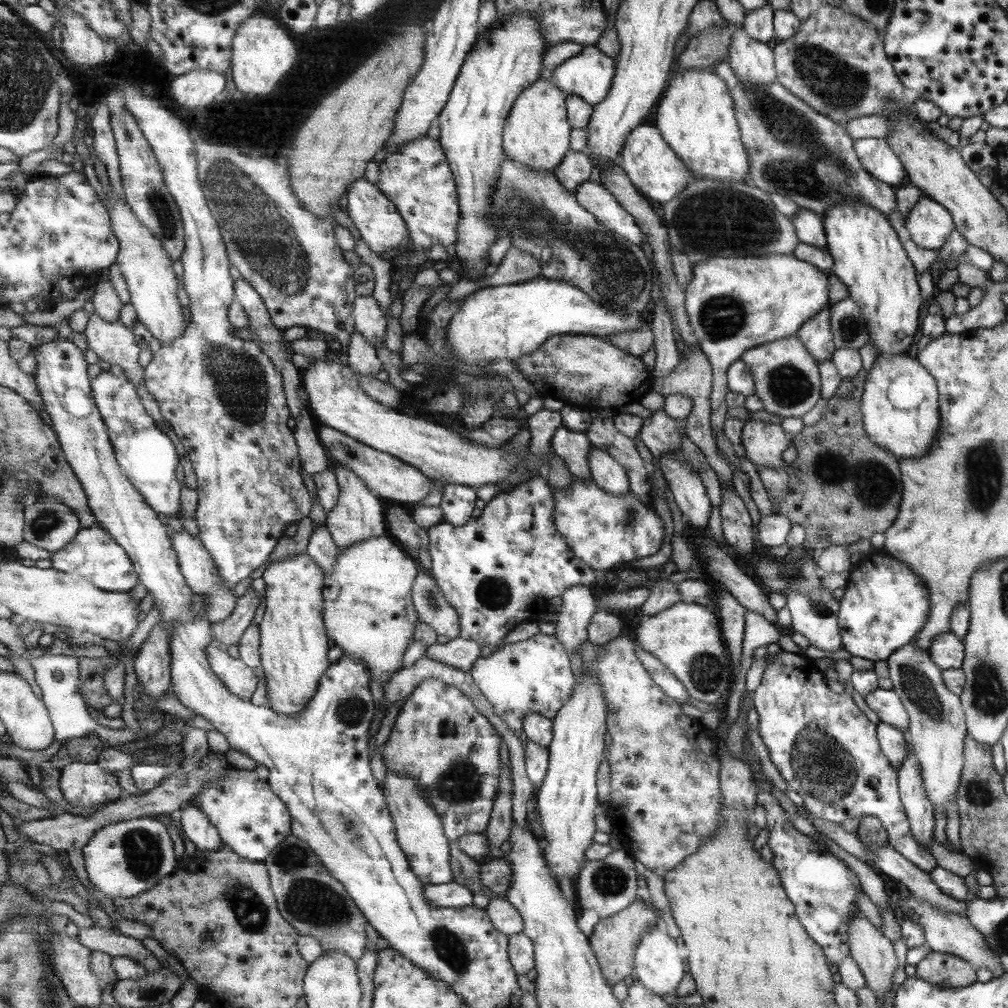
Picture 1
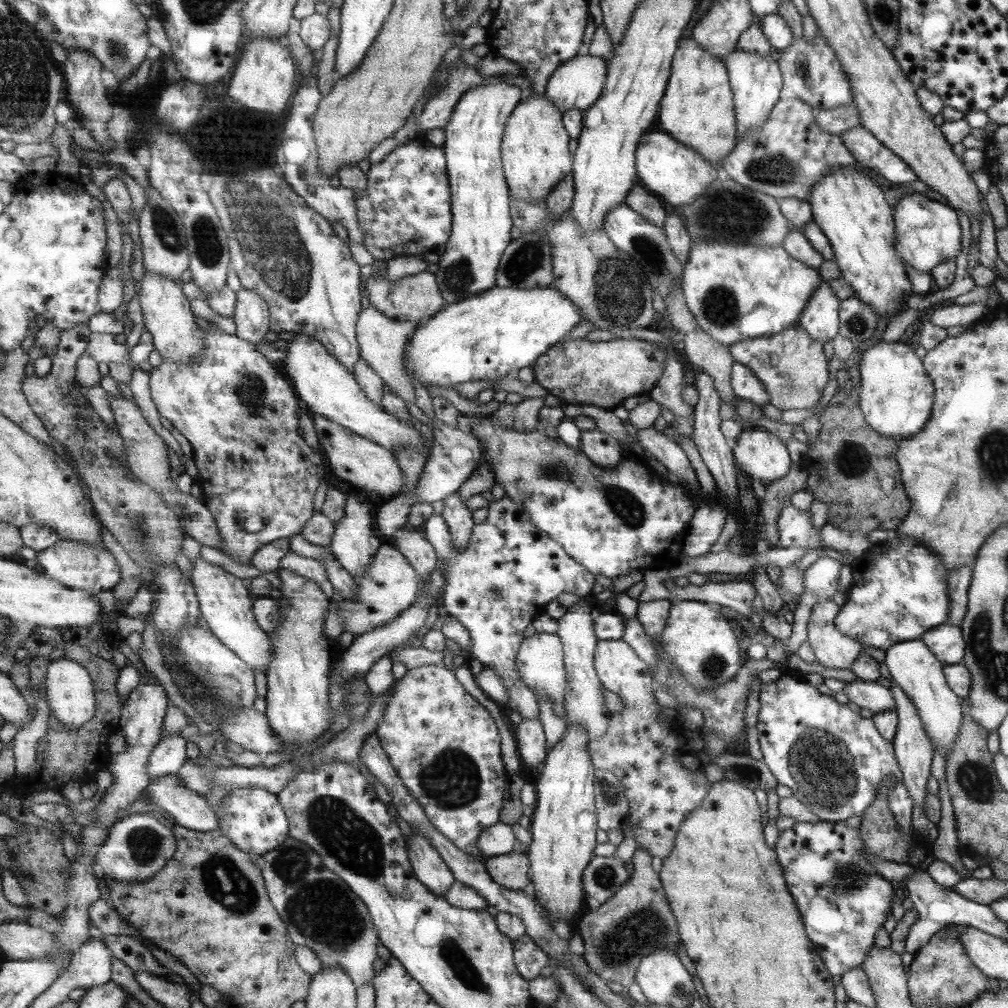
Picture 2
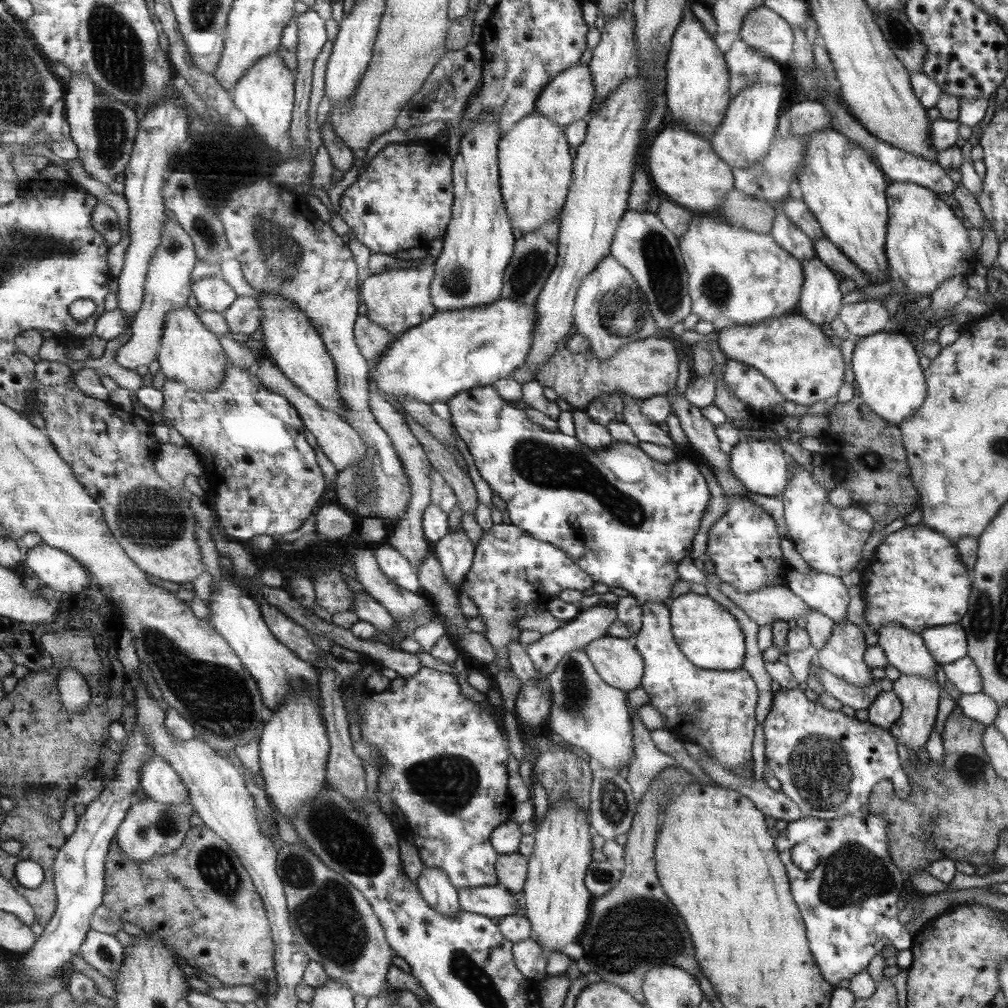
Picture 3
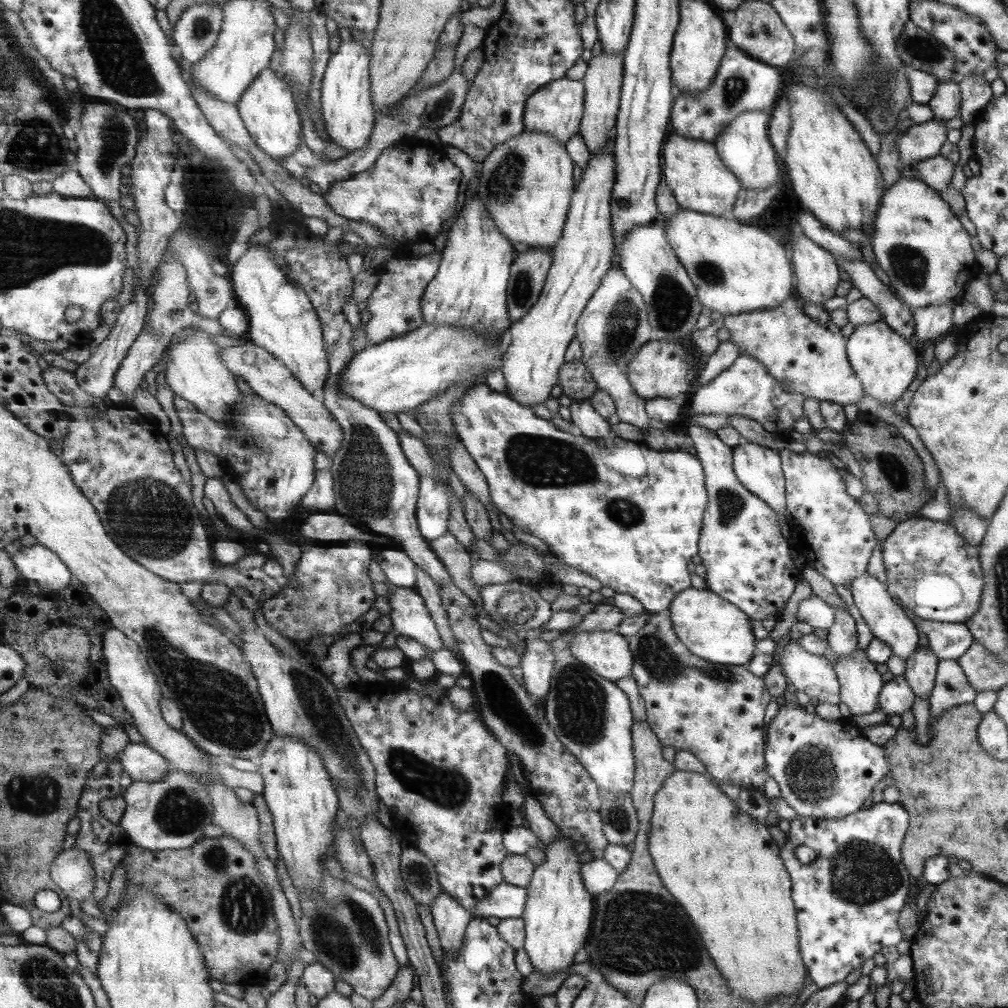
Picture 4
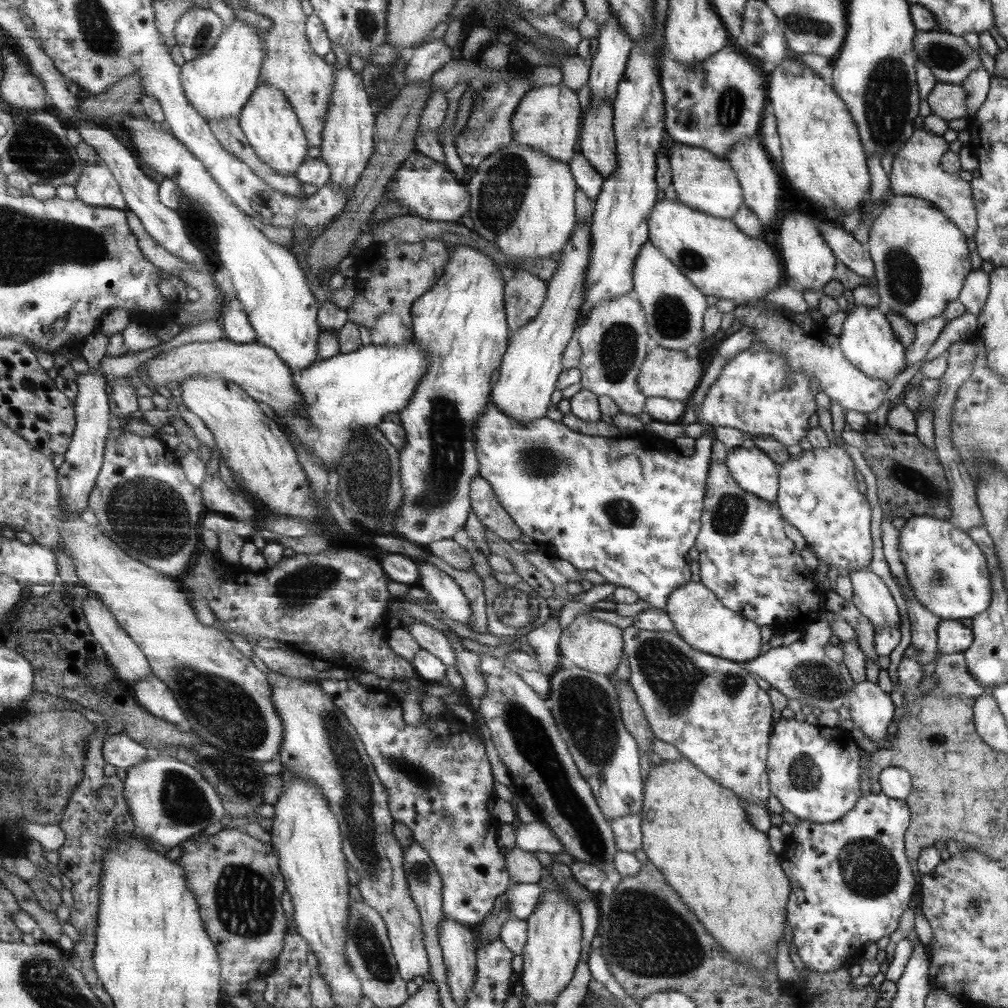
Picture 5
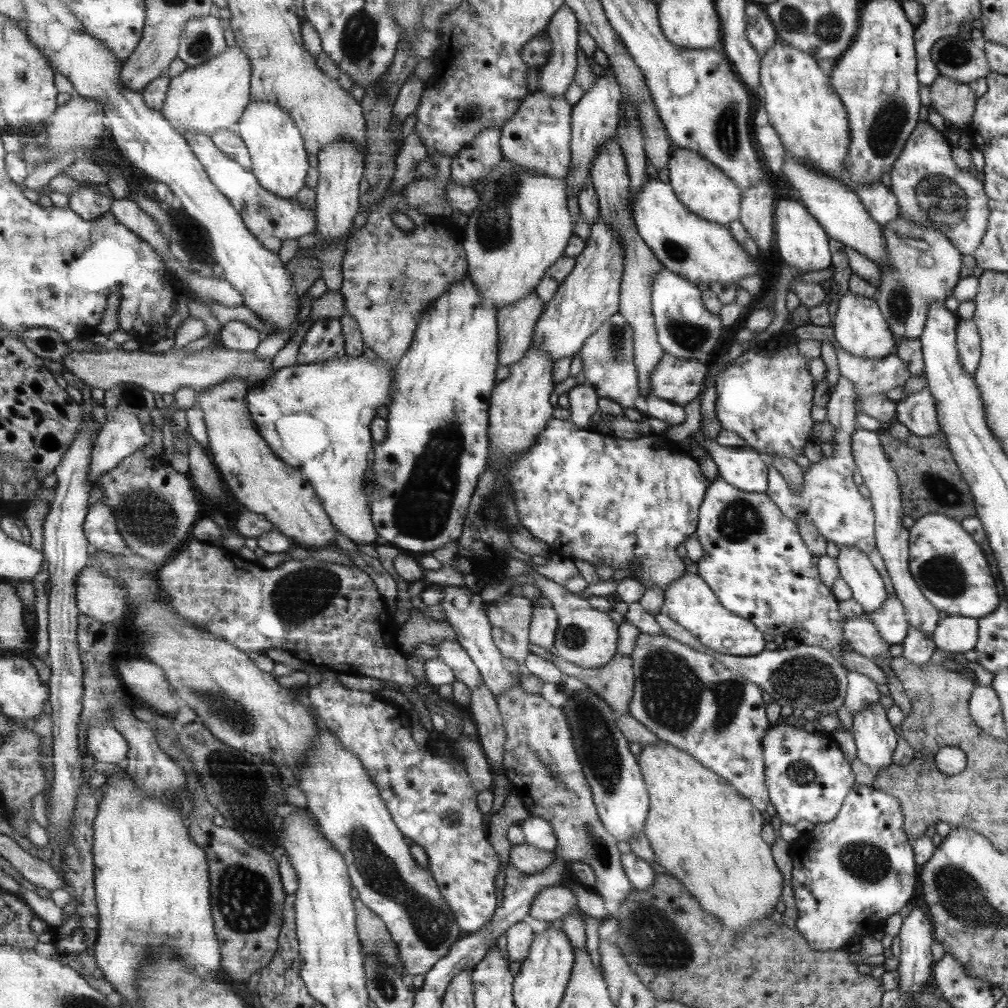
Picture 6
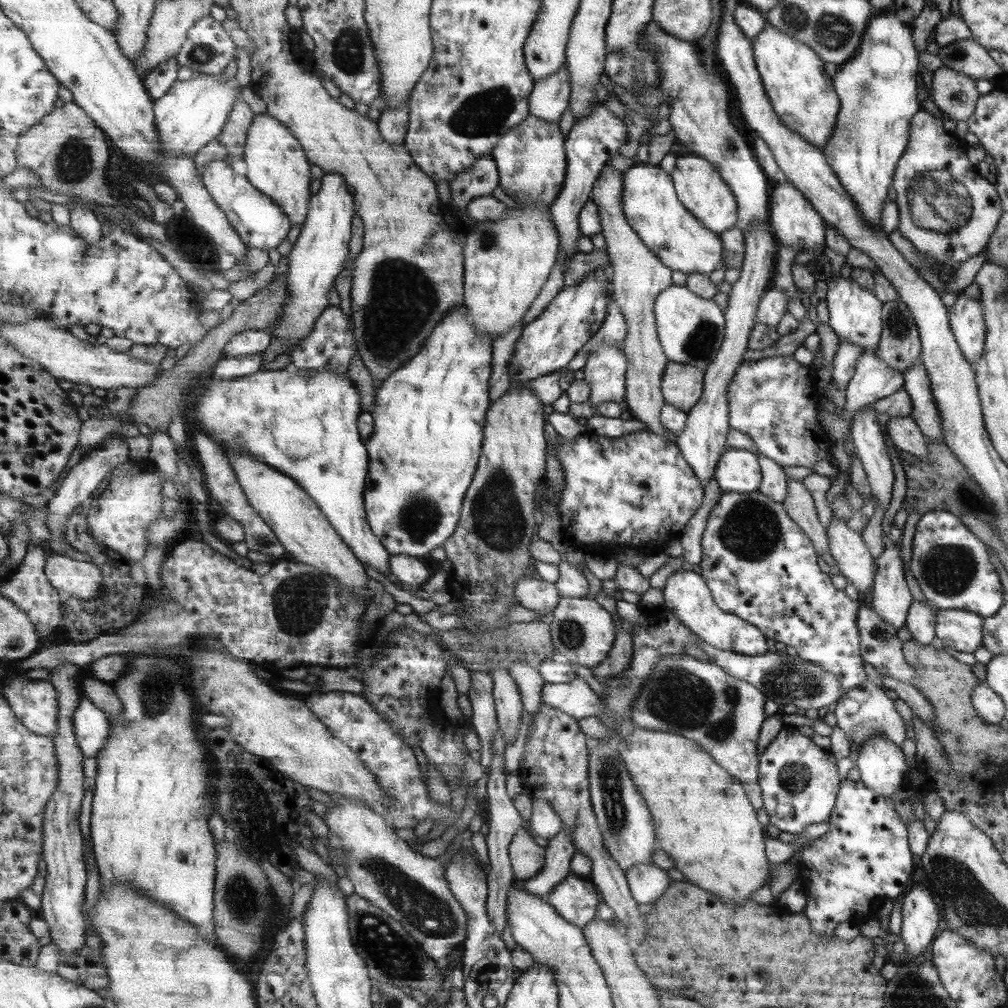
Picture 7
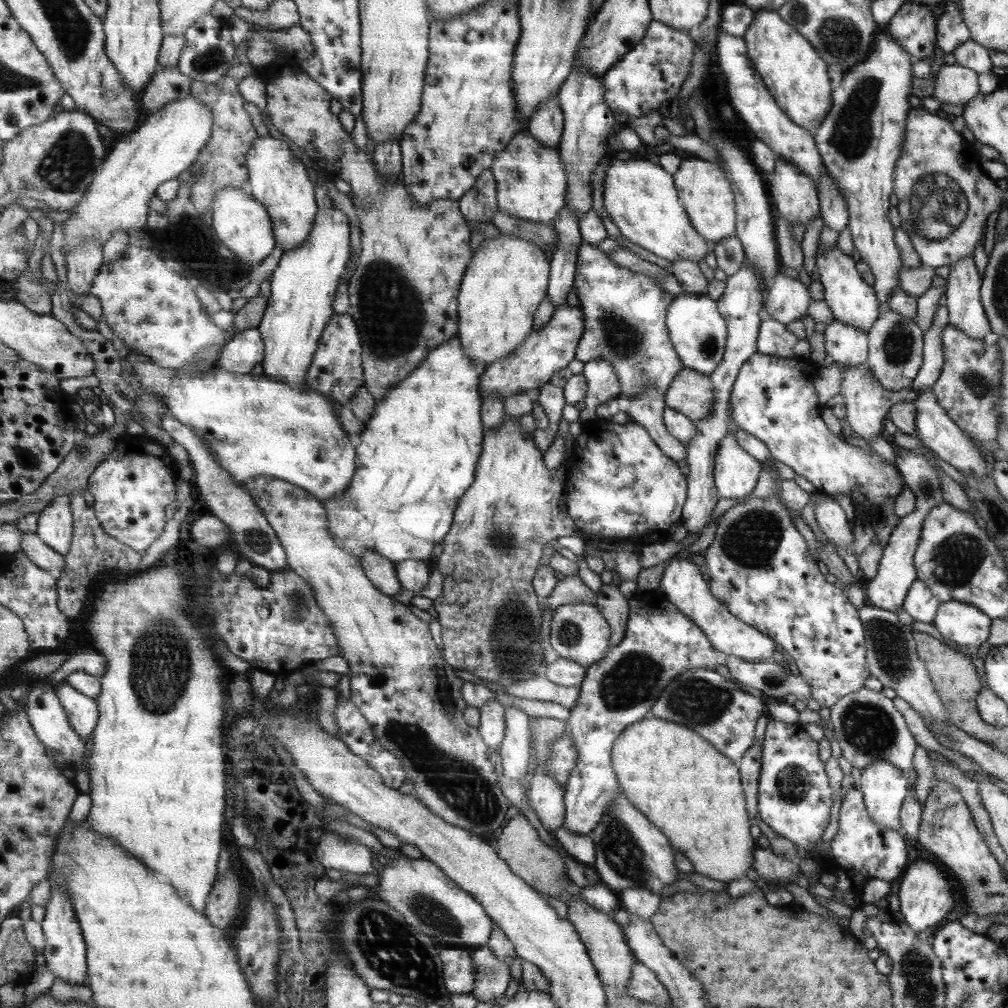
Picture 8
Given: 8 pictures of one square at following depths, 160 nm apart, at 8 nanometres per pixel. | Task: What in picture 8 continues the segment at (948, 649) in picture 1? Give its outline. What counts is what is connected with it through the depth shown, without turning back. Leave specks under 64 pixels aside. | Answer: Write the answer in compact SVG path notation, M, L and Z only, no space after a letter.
M949 600L938 605L932 625L943 638L973 650L986 641L990 622L991 618L975 605Z

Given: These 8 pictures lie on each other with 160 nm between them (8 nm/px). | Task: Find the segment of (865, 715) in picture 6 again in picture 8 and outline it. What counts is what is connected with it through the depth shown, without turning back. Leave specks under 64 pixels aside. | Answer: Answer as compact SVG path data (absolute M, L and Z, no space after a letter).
M882 760L861 770L857 785L857 789L863 793L863 801L872 821L880 828L895 831L900 828L899 808L902 807L901 802L904 802L905 788L907 788L907 778L903 772L899 772L892 764Z

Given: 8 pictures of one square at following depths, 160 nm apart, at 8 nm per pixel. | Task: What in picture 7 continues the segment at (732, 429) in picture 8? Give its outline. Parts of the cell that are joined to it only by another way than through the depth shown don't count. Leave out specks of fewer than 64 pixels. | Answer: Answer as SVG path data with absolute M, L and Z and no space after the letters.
M729 448L720 457L713 476L721 493L756 492L761 482L759 455Z

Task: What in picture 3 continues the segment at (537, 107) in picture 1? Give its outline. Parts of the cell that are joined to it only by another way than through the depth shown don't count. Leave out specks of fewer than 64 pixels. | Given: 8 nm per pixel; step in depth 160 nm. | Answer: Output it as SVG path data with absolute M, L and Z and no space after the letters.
M533 112L529 117L525 117L513 125L512 130L501 136L497 147L497 157L499 158L500 195L503 197L504 209L507 212L508 220L511 221L511 227L526 234L526 232L533 232L536 228L542 228L550 220L558 218L568 196L568 188L572 180L571 166L574 161L569 156L564 131L552 121Z

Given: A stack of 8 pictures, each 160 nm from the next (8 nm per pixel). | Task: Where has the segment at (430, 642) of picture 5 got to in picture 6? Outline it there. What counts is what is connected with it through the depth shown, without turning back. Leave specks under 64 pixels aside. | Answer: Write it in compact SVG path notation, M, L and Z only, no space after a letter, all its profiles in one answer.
M445 640L436 644L435 648L439 659L453 671L455 680L462 682L470 691L482 683L476 666L459 643Z

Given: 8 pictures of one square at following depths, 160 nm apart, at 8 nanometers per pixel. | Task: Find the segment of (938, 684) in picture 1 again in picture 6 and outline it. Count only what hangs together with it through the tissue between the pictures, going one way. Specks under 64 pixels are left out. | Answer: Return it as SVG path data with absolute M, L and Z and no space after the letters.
M839 547L834 559L838 576L849 587L853 600L862 606L863 614L870 614L887 600L881 577L865 553L855 547Z

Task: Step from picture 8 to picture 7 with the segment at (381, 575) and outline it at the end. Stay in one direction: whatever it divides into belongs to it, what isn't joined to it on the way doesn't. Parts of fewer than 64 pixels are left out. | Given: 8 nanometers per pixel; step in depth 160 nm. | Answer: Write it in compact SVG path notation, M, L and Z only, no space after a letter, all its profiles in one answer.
M288 367L211 382L200 394L193 416L224 450L241 449L293 478L317 501L363 564L390 574L392 554L373 534L365 511L371 460L357 426L361 411L360 392L350 376Z

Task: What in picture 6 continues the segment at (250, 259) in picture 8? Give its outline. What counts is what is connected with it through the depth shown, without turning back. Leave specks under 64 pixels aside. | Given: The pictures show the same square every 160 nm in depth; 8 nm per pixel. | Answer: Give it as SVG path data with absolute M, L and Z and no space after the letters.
M186 132L185 138L192 146L193 152L199 157L208 172L209 178L217 188L232 201L233 206L241 213L247 228L257 237L275 236L284 243L286 240L296 240L299 236L311 234L317 228L316 207L303 209L295 198L281 198L266 188L263 188L252 170L241 166L232 157L227 156L211 136L200 132Z

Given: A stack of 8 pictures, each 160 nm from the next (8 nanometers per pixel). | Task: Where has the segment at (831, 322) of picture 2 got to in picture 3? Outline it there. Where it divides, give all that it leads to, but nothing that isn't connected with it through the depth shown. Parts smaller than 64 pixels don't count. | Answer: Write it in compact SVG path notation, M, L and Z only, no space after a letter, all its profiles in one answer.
M815 255L811 260L803 261L804 282L800 290L798 314L813 321L818 327L823 322L836 318L841 300L837 290L837 278L831 269Z

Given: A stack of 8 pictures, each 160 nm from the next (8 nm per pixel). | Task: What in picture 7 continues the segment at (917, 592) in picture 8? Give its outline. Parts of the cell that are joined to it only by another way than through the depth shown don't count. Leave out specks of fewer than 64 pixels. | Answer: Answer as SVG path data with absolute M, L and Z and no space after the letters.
M912 602L908 608L905 626L911 634L911 639L916 640L922 645L929 644L934 636L934 620L936 608L923 602Z

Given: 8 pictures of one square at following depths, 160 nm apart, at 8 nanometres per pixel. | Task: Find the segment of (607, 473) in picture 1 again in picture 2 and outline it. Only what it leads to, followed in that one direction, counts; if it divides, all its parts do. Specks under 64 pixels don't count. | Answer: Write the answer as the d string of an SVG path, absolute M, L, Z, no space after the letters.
M593 430L580 431L580 452L585 458L595 464L597 468L613 468L619 460L623 459L622 450L618 440L604 432Z

